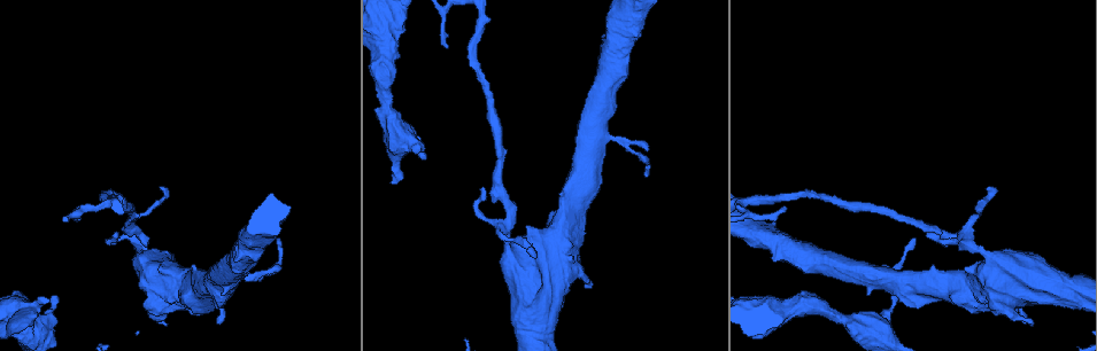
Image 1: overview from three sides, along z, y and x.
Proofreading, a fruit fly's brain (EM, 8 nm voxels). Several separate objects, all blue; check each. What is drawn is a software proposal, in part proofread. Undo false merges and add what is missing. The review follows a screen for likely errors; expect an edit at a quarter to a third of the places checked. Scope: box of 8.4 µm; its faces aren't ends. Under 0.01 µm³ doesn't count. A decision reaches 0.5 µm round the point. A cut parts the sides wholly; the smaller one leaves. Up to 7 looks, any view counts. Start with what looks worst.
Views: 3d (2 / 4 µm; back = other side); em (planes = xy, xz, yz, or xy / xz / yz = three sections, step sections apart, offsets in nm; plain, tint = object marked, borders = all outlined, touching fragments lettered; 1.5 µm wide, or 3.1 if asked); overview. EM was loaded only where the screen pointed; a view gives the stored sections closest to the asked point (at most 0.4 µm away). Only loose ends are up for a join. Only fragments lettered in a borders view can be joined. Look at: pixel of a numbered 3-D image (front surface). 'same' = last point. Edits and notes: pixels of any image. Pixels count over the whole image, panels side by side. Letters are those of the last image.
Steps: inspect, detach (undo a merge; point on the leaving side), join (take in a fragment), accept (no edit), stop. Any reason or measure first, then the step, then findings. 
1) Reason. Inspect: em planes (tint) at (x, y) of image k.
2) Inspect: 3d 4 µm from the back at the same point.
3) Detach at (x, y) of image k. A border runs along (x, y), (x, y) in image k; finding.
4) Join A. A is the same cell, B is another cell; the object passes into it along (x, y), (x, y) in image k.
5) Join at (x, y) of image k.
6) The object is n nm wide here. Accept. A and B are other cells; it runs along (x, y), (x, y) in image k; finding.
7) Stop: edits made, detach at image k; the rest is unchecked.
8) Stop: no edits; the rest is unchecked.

Branch stops here. Inspect: 3d 4 µm at (420, 151) of image 1.

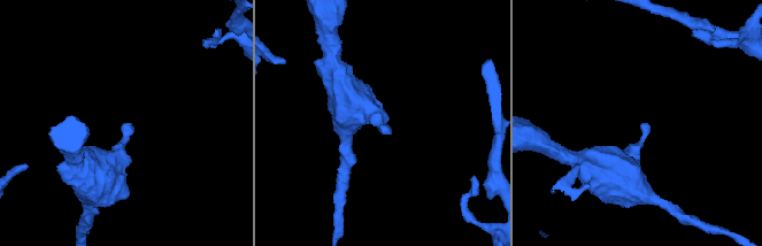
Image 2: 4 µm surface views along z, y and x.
Now the EM. Inspect: em yz step 8 (borders) at (124, 123) of image 2.

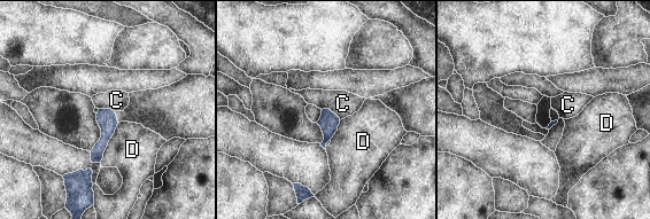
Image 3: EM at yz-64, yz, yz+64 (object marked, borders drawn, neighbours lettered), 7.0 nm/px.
The longest contact is with D, 300 nm. Accept. C and D are other cells; a border runs along (322, 109), (329, 109), (340, 119) in image 3; no lettered fragment goes on from it.

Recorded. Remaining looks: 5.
An open end. Inspect: 3d 2 µm at (586, 286) of image 1.

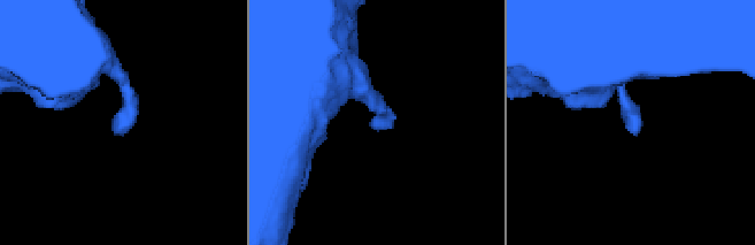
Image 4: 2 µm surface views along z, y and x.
Shape alone is not enough. Inspect: em planes (borders) at (639, 129) of image 4.

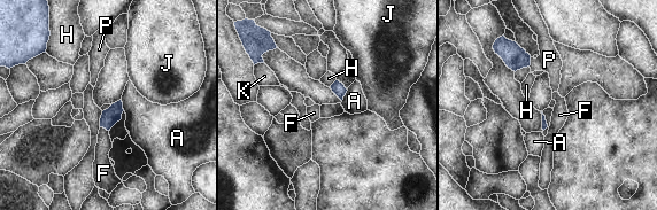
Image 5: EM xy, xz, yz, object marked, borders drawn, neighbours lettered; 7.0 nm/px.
Accept. A, F, H, J, K and P are other cells; a border runs along (100, 126), (108, 131) in image 5; none of them fits.

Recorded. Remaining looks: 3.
Sharp bend. Inspect: 3d 4 µm at (606, 139) of image 1.

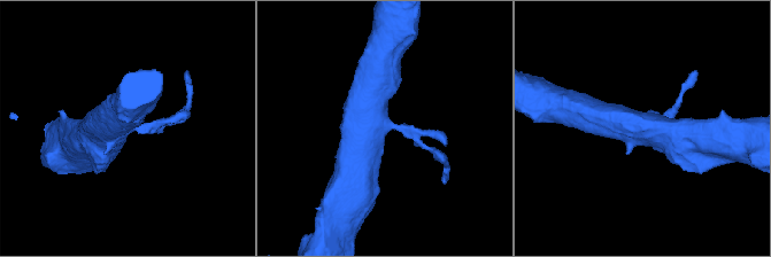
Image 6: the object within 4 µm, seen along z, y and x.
3 arms meet here; the arms are 160, 500, 550 nm wide. Inspect: em xy step 4 (tint) at (383, 126) of image 6.

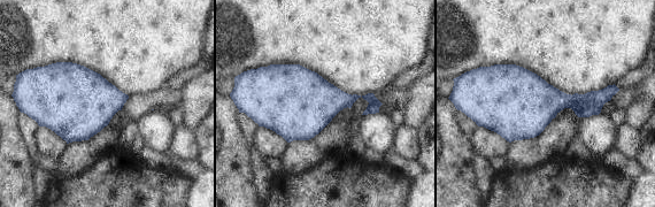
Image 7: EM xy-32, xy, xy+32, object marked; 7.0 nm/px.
Inspect: em planes (borders) at the same point.

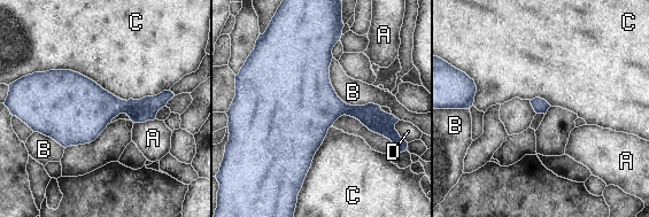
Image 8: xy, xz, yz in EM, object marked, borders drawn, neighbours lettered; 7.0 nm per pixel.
The object is 110 nm wide here. Accept. A, B, C and D are other cells; all the same neuron.

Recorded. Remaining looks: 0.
Stop: no edits; the rest is unchecked.

